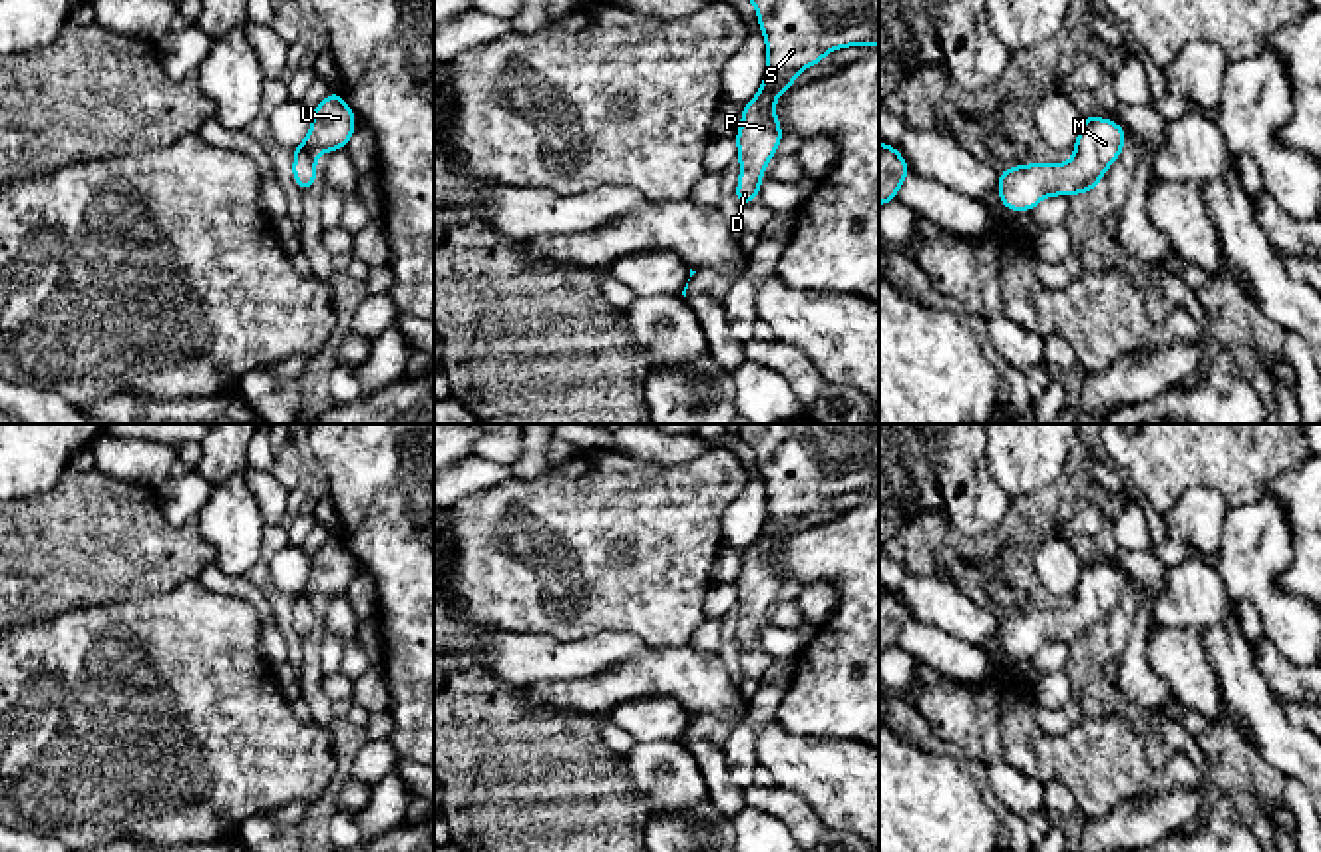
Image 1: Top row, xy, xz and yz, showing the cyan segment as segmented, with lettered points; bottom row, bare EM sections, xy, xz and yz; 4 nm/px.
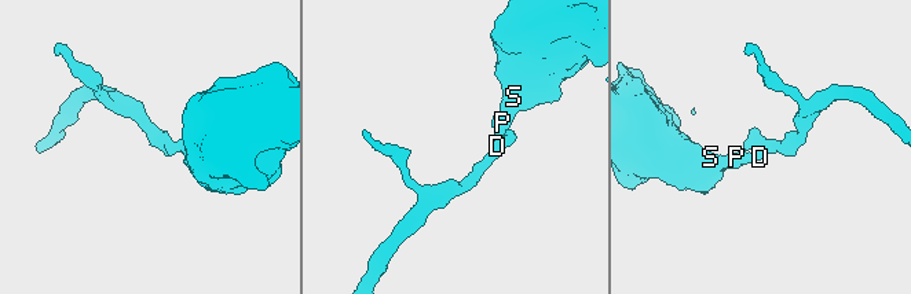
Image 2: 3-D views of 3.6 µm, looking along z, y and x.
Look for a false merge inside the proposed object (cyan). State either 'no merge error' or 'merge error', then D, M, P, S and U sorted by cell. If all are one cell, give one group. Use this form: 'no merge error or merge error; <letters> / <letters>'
no merge error; D M P S U

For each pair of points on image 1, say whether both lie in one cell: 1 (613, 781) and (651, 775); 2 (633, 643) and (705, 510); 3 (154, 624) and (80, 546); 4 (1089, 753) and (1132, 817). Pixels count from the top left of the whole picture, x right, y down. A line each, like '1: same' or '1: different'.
1: different
2: different
3: different
4: different

